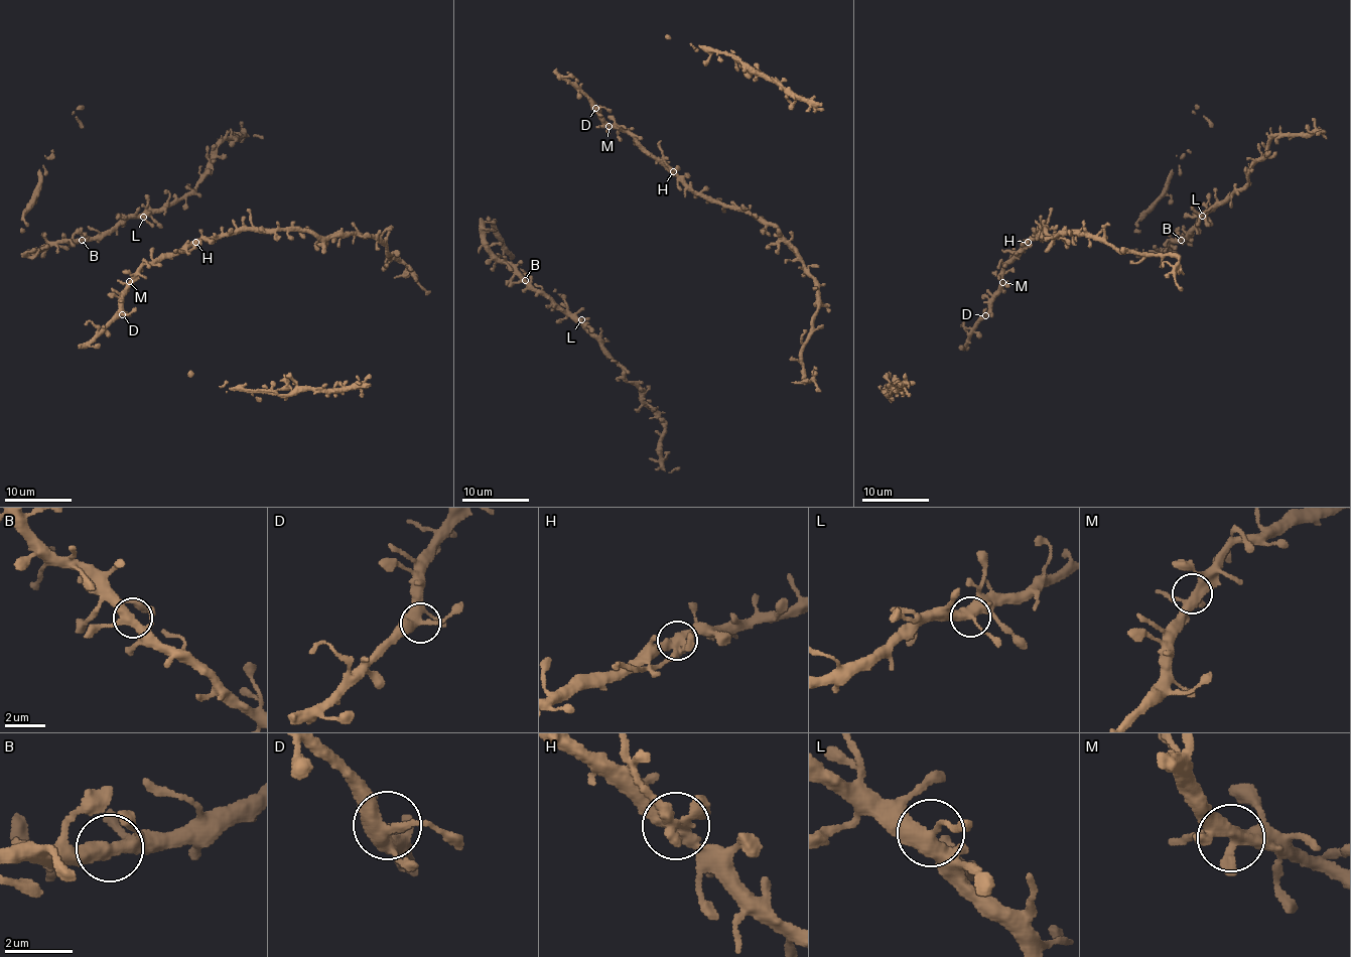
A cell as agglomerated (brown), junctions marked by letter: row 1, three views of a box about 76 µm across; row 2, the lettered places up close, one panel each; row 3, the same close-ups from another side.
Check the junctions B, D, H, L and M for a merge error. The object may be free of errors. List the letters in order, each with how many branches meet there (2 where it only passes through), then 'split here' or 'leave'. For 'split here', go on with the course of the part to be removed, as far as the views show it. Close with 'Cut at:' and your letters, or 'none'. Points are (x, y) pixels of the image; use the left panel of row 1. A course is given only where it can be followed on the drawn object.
B: 4 branches meet; leave
D: 4 branches meet; leave
H: 4 branches meet; leave
L: 4 branches meet; leave
M: 4 branches meet; leave
Cut at: none

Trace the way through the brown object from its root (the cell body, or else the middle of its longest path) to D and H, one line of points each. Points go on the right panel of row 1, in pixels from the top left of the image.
D: (1008, 280), (1002, 285), (985, 315)
H: (1008, 280), (1001, 284), (999, 274), (1028, 242)

